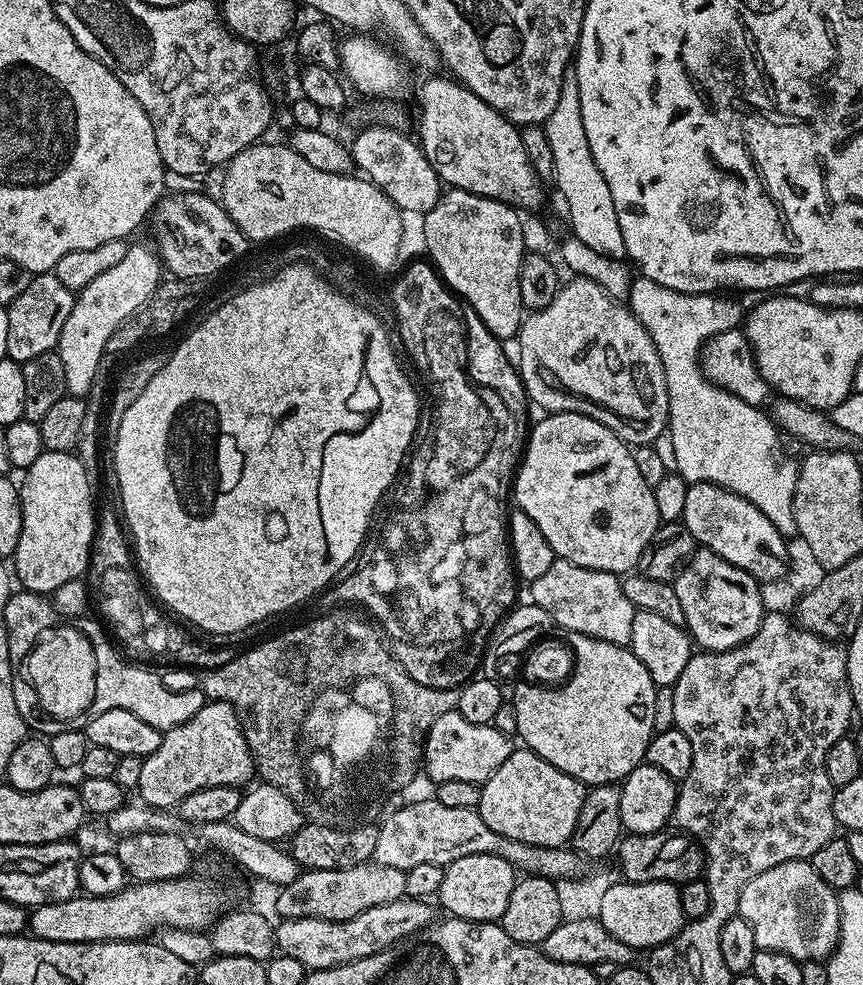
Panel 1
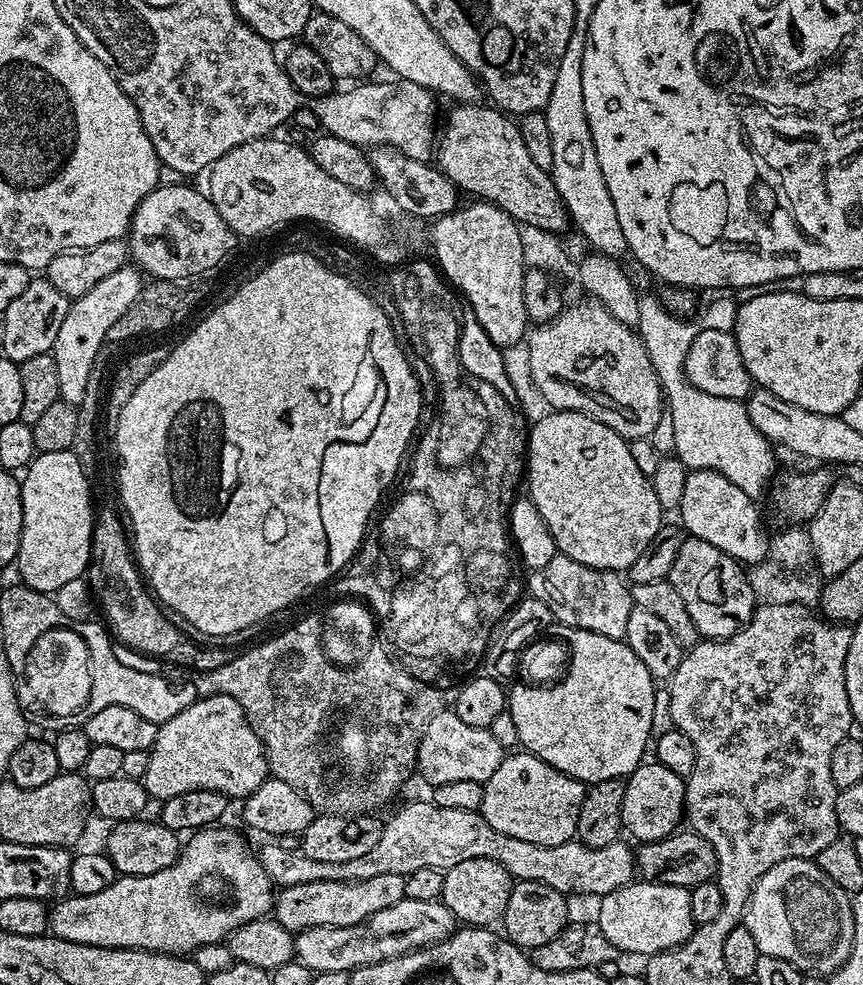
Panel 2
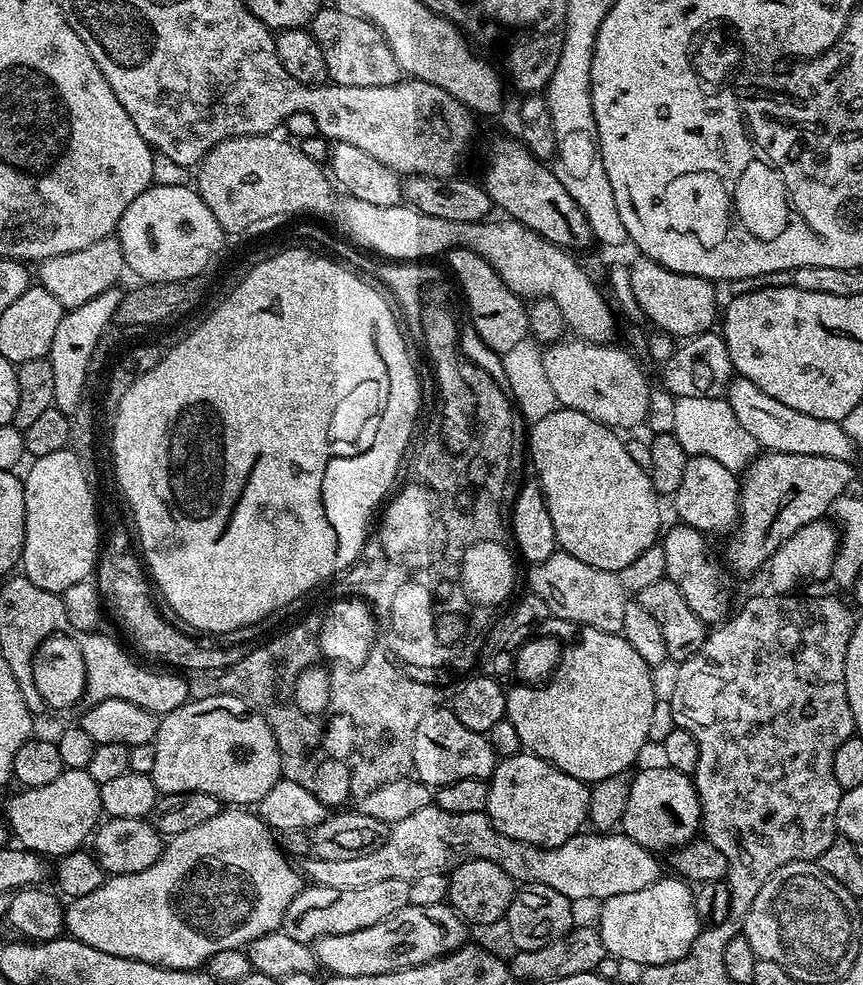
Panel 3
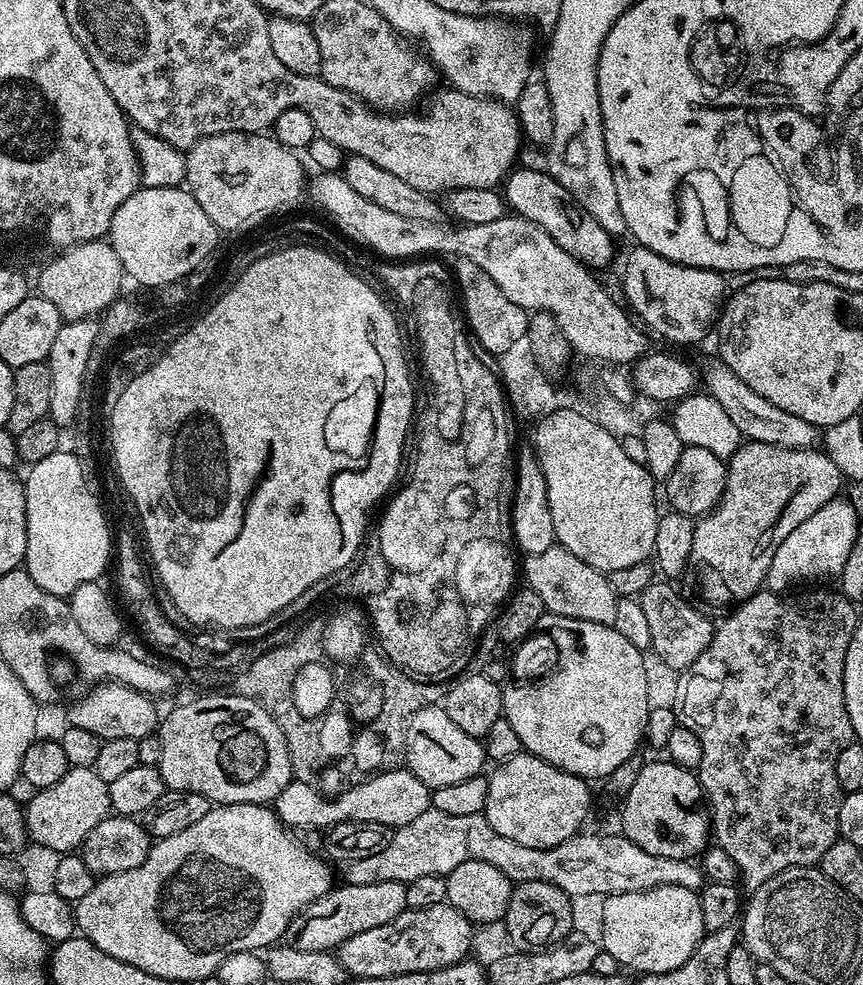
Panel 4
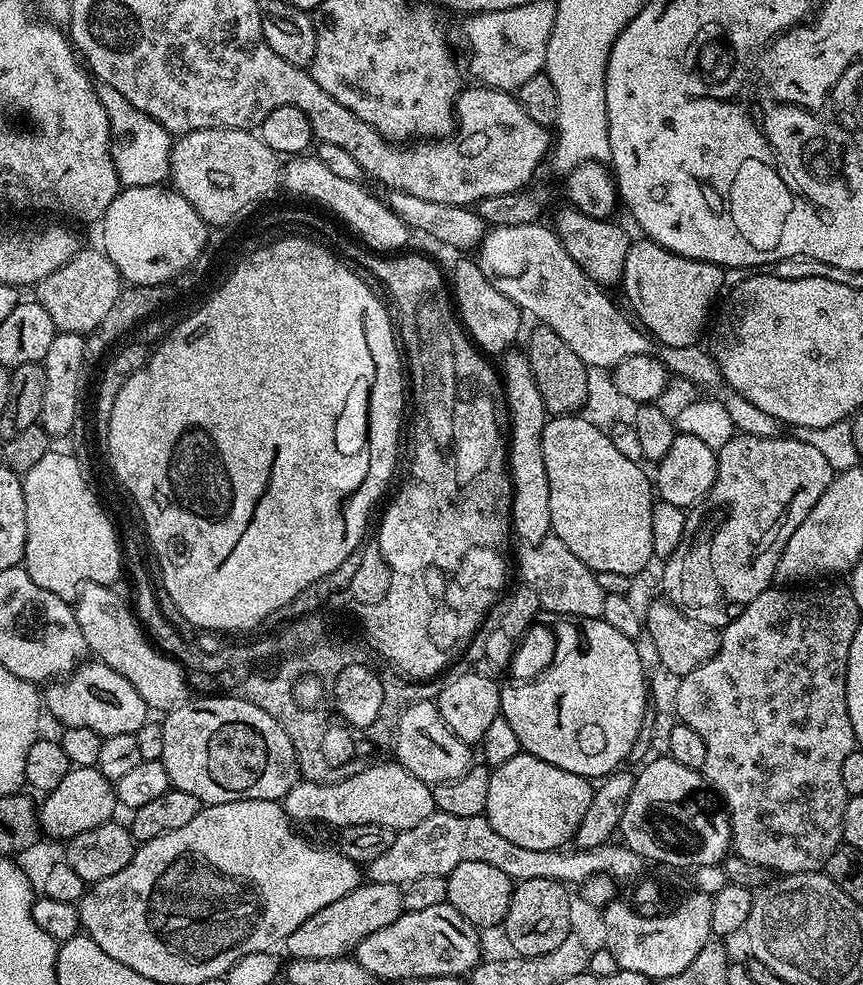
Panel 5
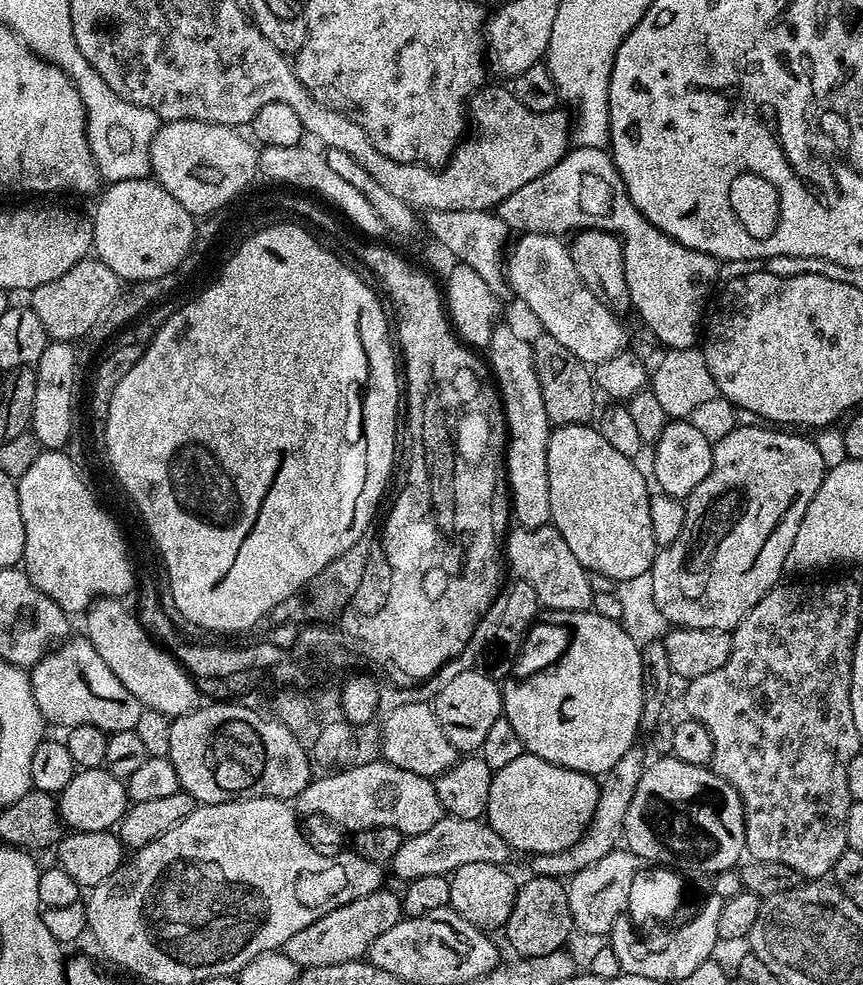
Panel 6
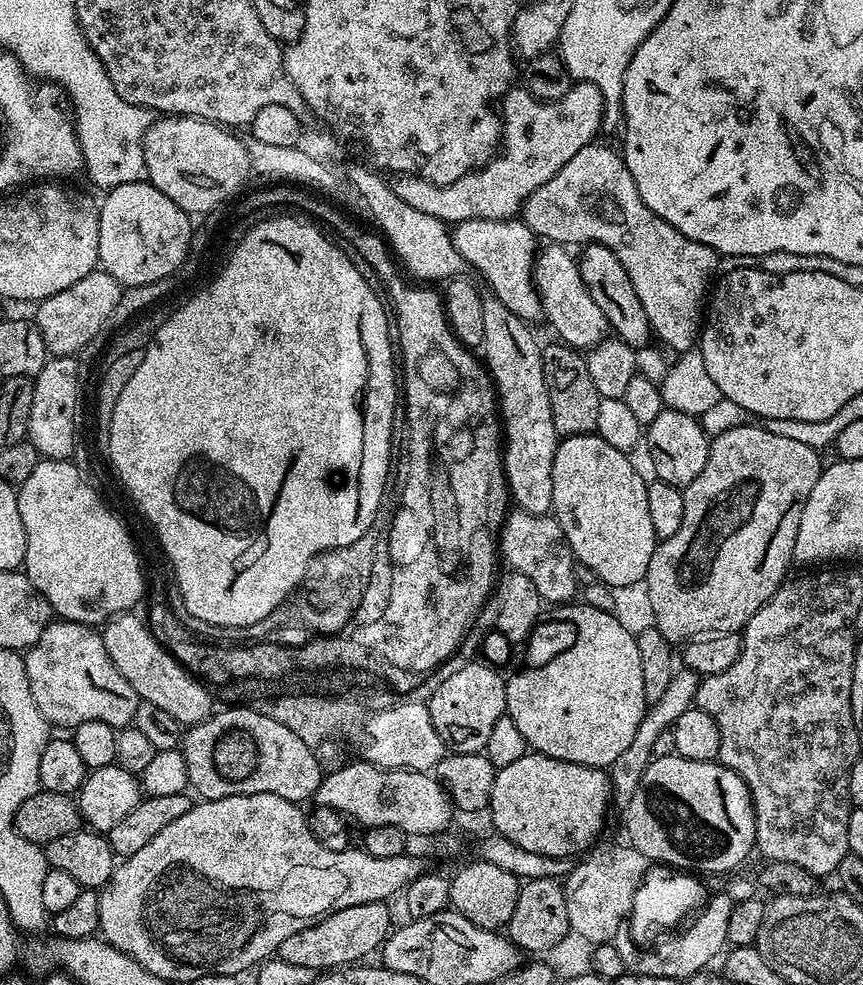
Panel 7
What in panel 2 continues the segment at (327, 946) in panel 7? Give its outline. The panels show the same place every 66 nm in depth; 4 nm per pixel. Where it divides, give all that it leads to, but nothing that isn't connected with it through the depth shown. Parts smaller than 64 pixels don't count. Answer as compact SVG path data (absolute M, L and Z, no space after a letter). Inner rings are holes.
M378 874L378 878L365 880L319 880L295 884L289 888L280 888L274 900L274 919L290 933L301 932L314 926L354 926L374 914L378 910L386 910L386 906L394 906L394 902L404 899L404 877L398 874Z

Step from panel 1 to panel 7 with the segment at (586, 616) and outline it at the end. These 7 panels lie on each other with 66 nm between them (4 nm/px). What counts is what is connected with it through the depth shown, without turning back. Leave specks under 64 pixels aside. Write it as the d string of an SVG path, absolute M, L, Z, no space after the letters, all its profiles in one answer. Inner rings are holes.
M519 510L509 511L498 528L498 552L501 557L504 555L511 571L526 574L526 578L534 582L541 601L548 603L549 600L550 603L556 604L555 606L564 606L577 599L577 561L555 516L535 516Z

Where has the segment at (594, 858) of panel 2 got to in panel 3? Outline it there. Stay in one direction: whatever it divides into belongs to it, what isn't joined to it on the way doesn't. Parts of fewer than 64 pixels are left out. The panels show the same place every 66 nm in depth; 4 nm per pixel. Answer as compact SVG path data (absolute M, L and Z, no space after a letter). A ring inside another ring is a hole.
M427 804L402 822L391 825L386 842L374 850L374 854L362 854L362 858L346 858L343 862L330 862L308 858L302 872L313 885L330 886L334 890L358 890L386 882L389 878L413 880L418 874L431 872L451 873L453 868L471 860L494 862L502 866L514 882L541 884L558 890L567 900L592 898L603 901L614 894L634 894L634 890L646 890L662 879L657 853L644 848L623 834L577 834L562 846L539 848L514 838L506 838L488 818L487 811L478 814L450 814Z

